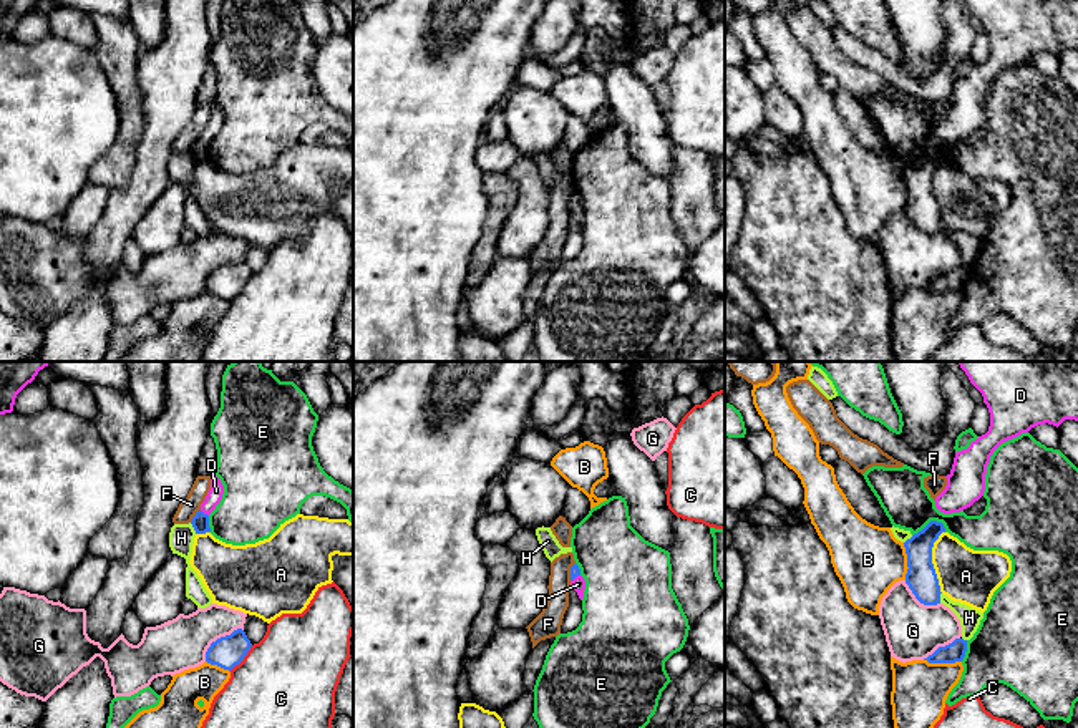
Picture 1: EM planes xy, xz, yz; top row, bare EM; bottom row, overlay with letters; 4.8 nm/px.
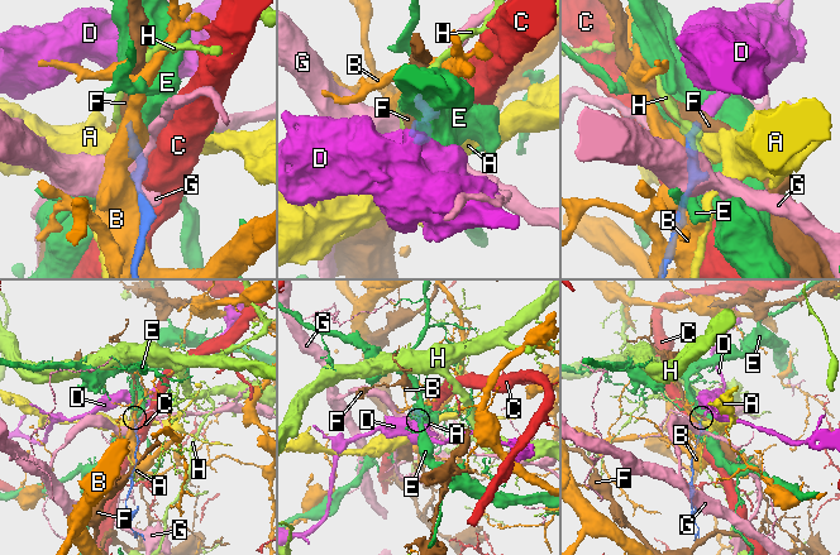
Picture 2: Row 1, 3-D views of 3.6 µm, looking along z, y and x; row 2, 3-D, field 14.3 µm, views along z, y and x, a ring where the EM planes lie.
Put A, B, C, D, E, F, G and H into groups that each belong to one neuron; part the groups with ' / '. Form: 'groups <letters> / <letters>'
groups A / B / C / D / E / F / G / H

